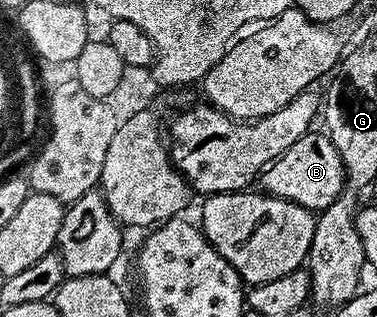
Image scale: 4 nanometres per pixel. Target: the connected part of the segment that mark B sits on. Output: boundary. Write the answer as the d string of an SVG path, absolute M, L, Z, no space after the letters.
M309 130L286 154L272 161L258 177L258 184L269 196L289 200L309 210L323 210L338 198L344 188L344 167L334 142L323 131Z

